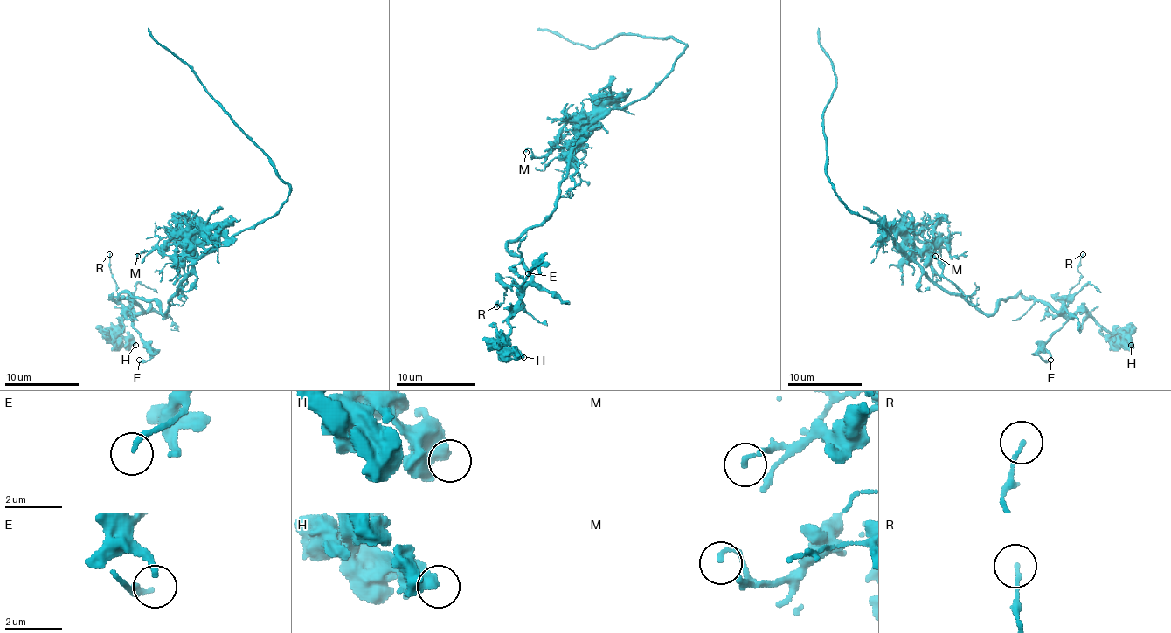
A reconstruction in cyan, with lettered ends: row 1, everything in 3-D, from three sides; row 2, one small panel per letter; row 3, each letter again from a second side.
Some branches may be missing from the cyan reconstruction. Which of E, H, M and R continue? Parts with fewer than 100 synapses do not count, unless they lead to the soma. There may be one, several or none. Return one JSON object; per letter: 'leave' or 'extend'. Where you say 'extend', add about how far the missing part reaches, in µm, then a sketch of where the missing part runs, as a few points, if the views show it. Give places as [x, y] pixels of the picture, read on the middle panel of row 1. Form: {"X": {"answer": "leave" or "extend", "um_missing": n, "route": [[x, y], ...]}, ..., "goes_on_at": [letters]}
{"E": {"answer": "leave"}, "H": {"answer": "leave"}, "M": {"answer": "leave"}, "R": {"answer": "leave"}, "goes_on_at": []}

